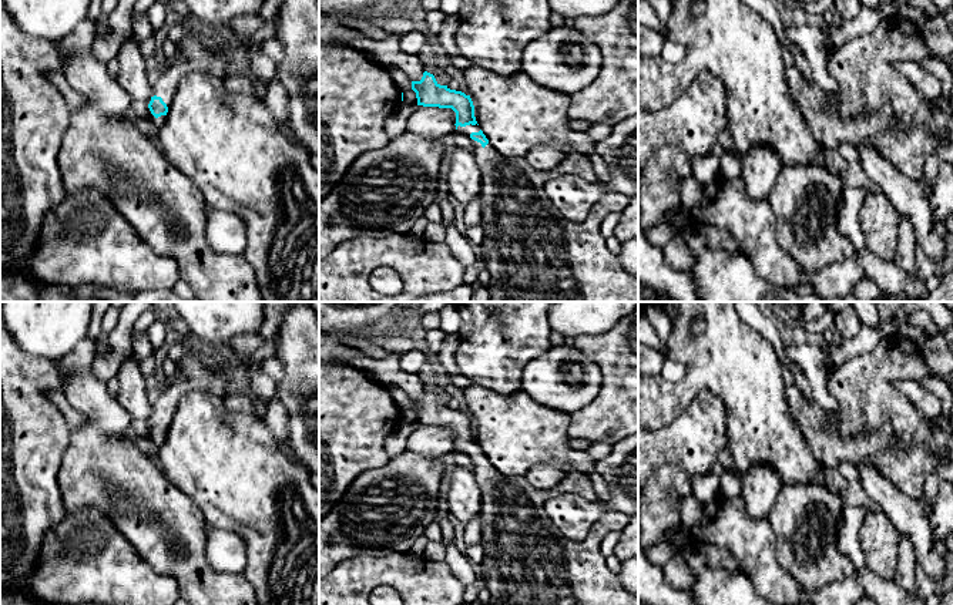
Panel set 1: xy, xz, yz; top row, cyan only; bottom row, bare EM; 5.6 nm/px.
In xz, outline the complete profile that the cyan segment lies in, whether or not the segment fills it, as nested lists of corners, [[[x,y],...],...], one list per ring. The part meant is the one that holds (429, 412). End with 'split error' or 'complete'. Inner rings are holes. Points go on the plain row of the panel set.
[[[427,390],[420,400],[412,400],[412,409],[416,411],[417,424],[452,427],[456,431],[456,450],[472,457],[473,474],[481,491],[484,549],[484,558],[476,569],[490,591],[489,605],[638,605],[638,596],[621,585],[600,551],[604,537],[613,531],[623,531],[630,521],[628,515],[605,511],[587,537],[574,542],[556,531],[544,512],[544,504],[561,494],[597,501],[588,474],[568,471],[554,488],[533,488],[524,475],[504,475],[494,468],[476,440],[470,414],[440,404]]]; split error

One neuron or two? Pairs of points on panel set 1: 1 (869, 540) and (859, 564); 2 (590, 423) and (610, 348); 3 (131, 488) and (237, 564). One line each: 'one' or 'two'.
1: two
2: one
3: two

